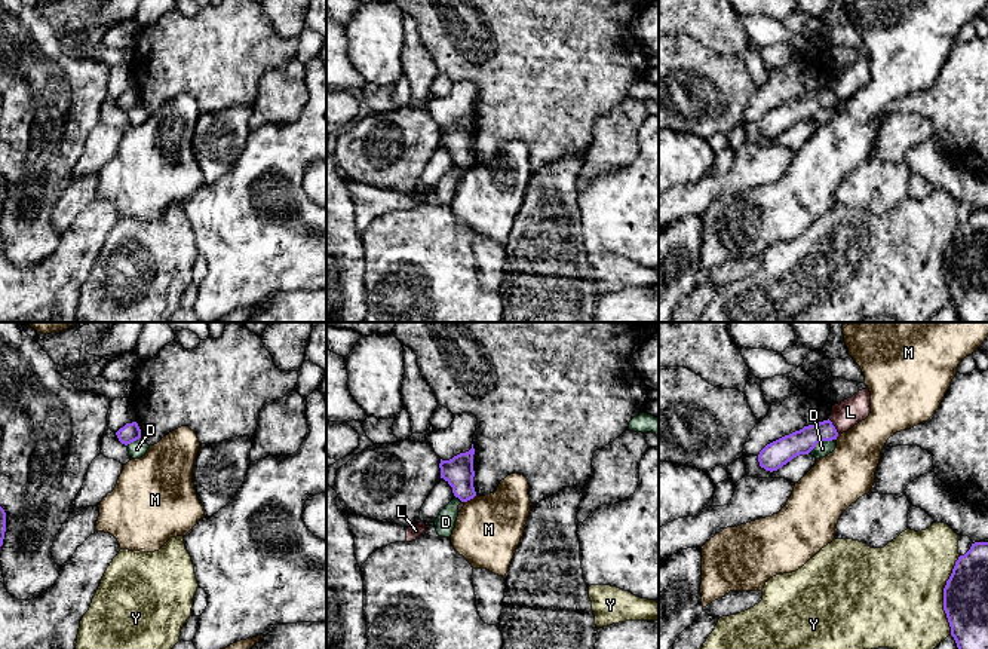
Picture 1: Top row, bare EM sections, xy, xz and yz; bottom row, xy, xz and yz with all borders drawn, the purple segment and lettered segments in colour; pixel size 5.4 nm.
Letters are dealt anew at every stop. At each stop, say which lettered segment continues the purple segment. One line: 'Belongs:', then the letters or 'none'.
Belongs: none

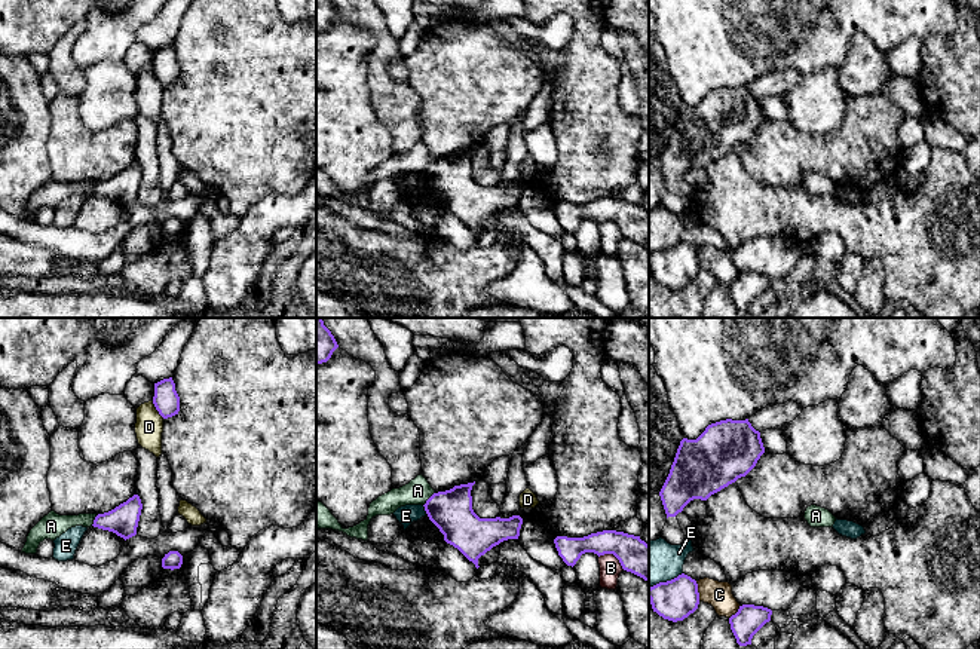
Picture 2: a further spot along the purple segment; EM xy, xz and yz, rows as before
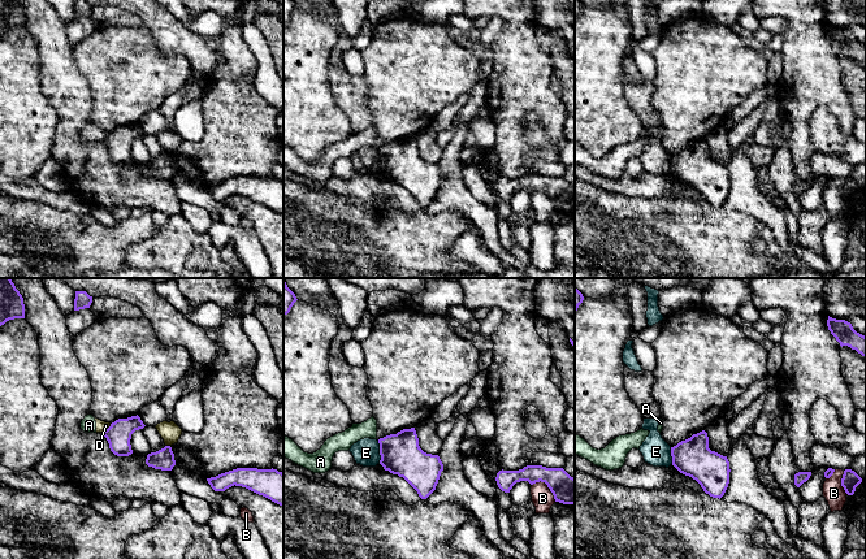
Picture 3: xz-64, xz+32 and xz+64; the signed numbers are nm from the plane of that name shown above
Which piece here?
Belongs: none

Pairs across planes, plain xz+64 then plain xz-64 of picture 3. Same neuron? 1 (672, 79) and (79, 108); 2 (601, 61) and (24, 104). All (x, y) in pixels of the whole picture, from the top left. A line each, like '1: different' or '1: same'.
1: different
2: same

